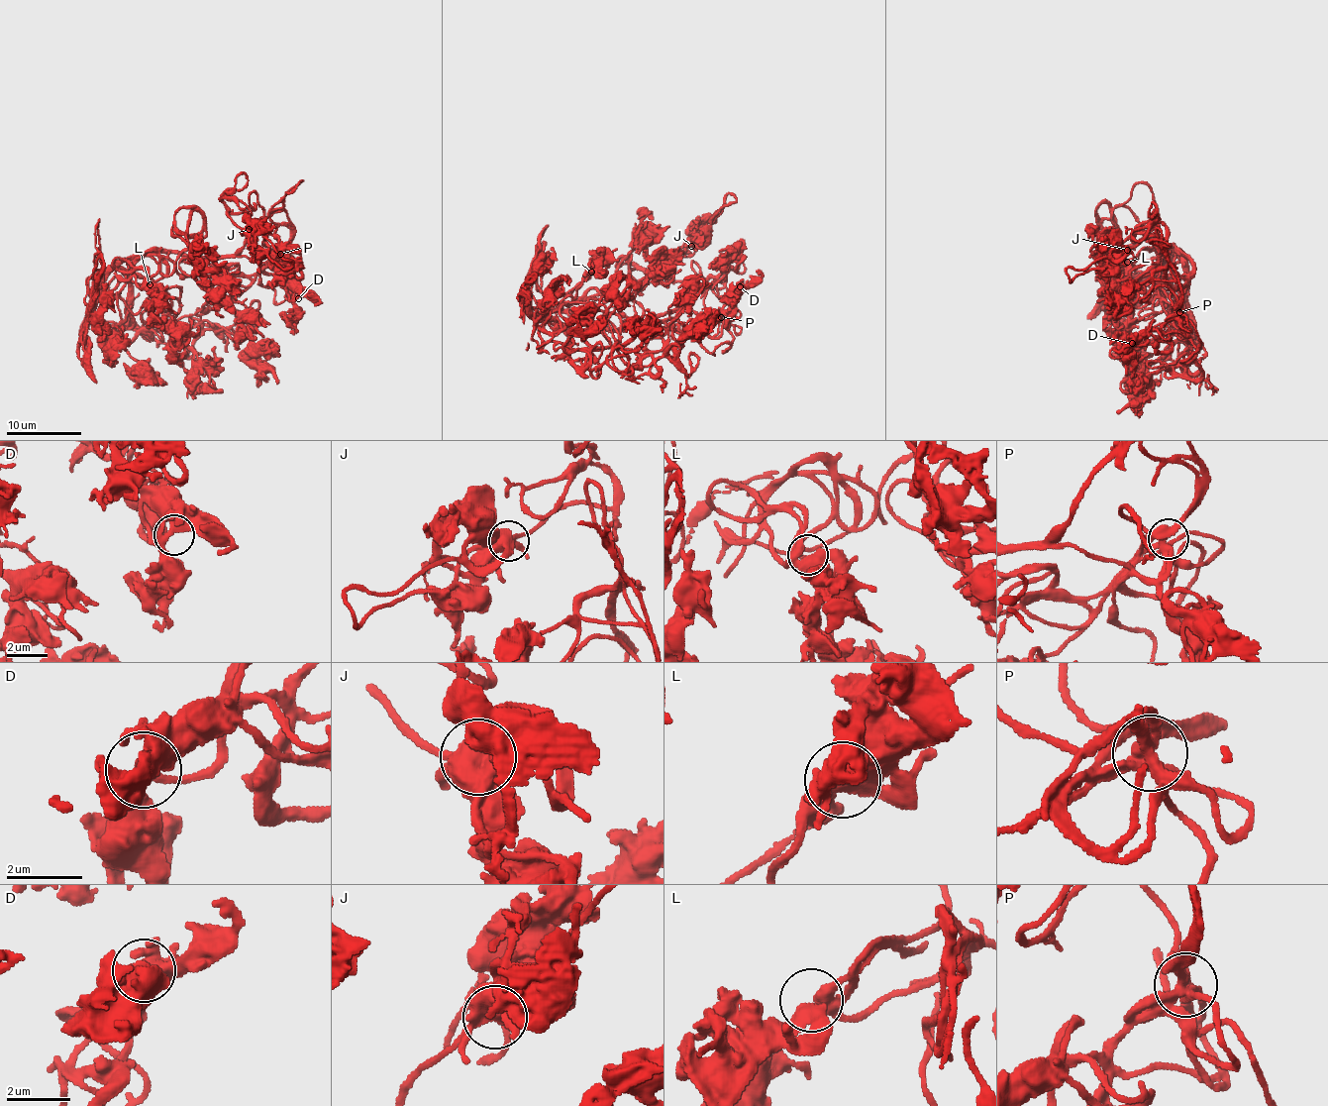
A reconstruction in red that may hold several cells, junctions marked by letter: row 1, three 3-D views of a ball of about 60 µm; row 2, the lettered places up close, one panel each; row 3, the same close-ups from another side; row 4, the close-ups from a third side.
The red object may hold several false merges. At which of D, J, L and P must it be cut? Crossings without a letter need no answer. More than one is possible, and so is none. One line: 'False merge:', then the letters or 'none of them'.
False merge: none of them

